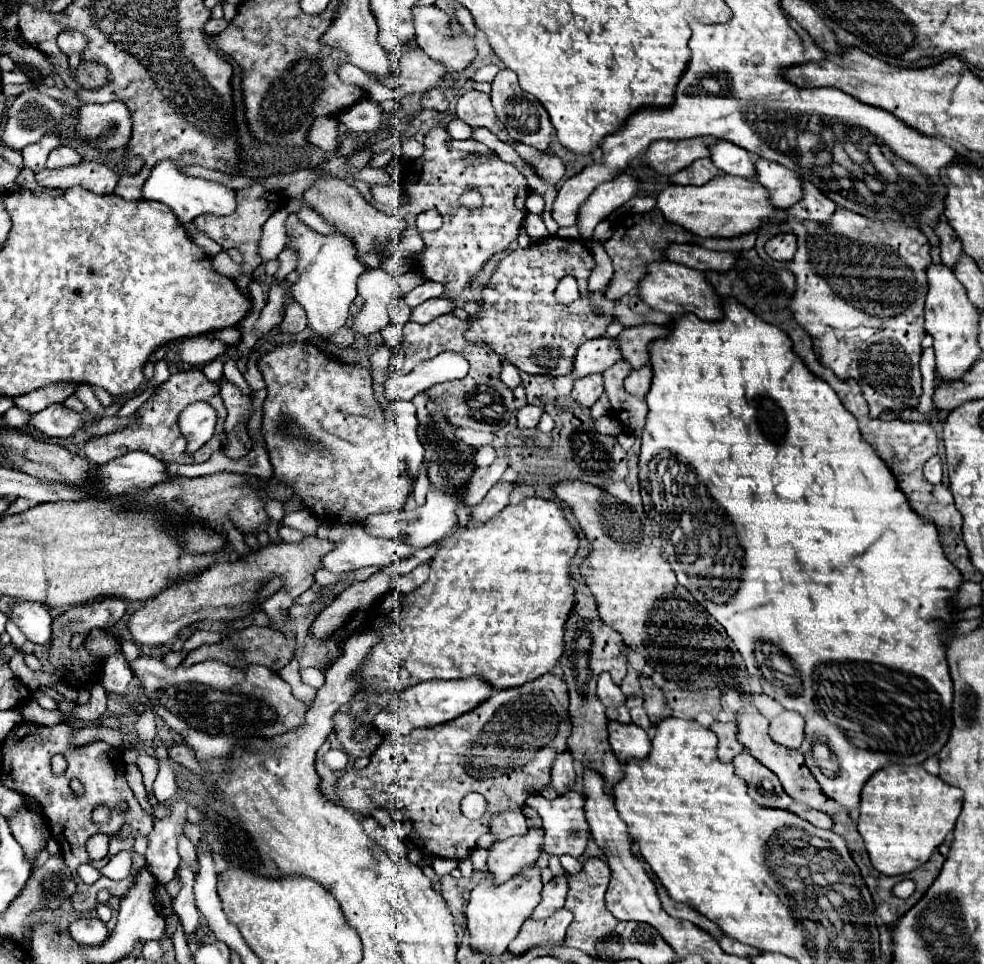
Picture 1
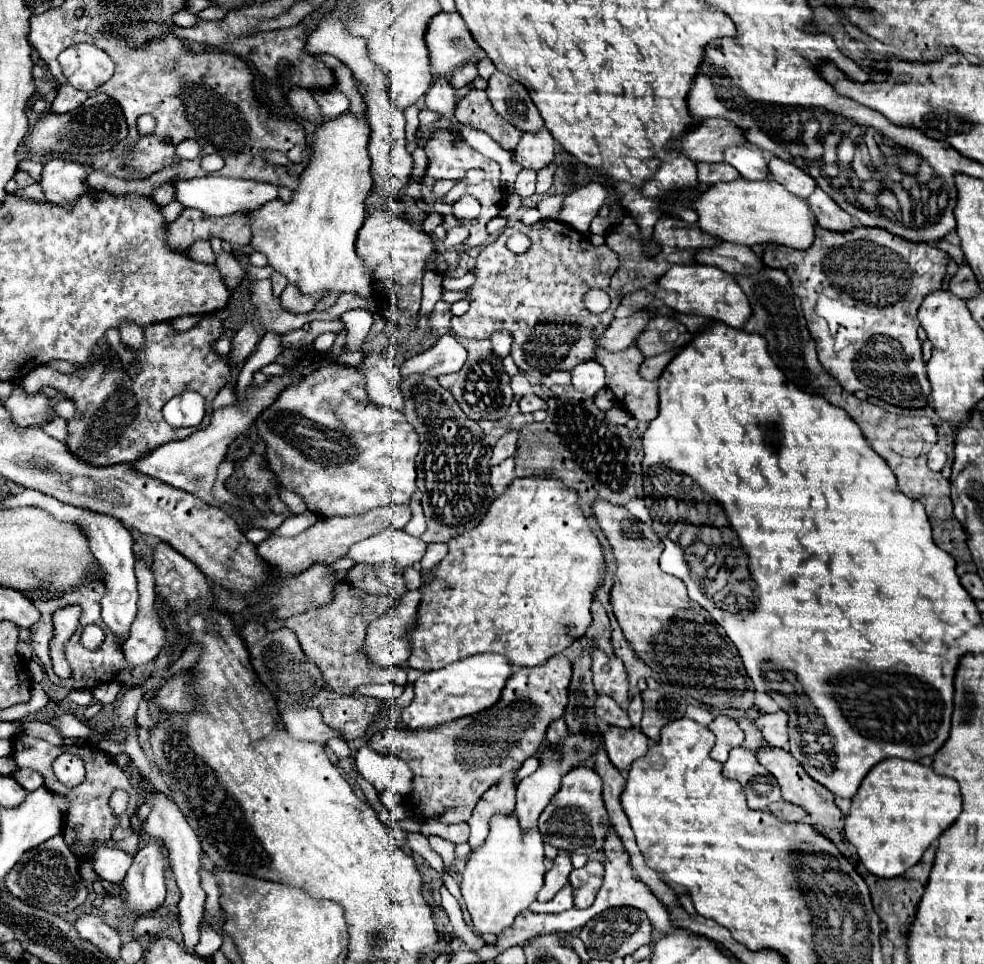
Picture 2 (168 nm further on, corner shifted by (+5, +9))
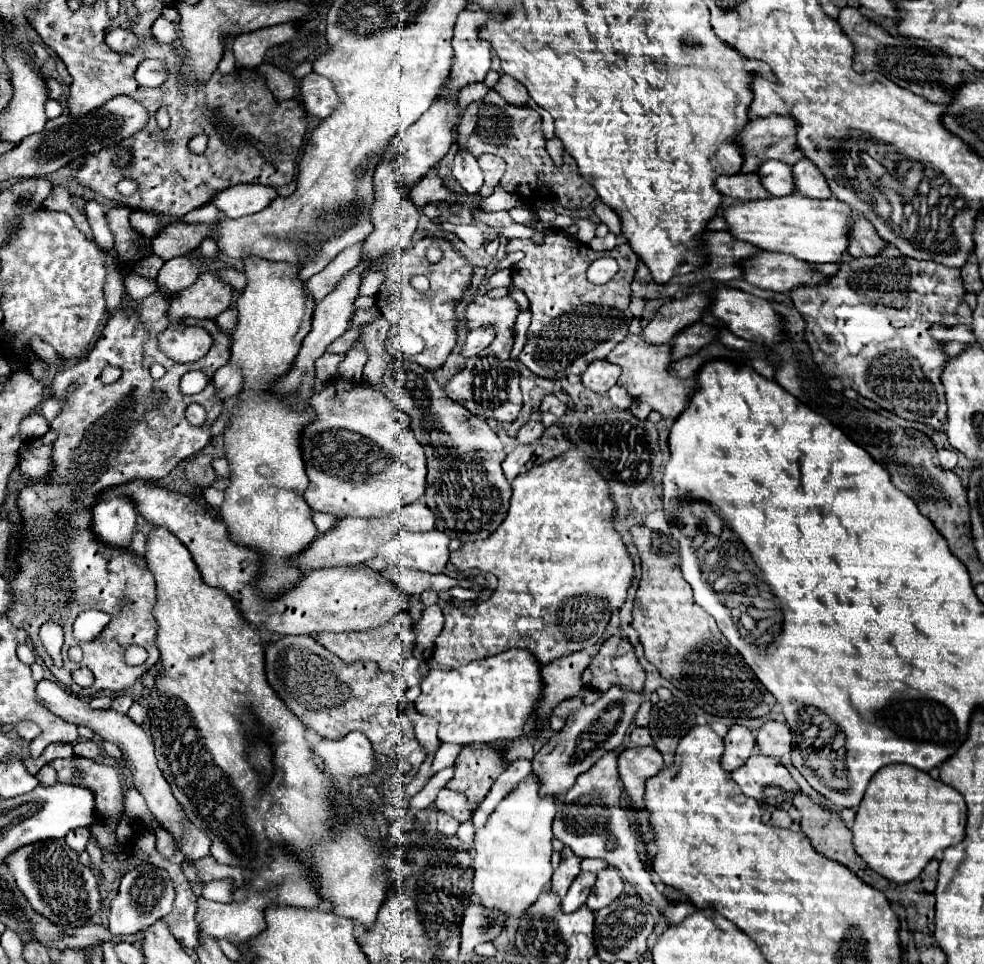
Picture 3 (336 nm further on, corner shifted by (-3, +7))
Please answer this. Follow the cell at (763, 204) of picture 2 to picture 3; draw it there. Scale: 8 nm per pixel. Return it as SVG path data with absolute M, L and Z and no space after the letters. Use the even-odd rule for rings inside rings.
M791 194L785 198L769 198L761 202L747 202L725 210L729 232L737 240L749 242L759 250L791 254L809 264L841 262L841 256L849 248L853 216L855 210L845 202L837 200L835 196L827 200L813 200L801 194Z

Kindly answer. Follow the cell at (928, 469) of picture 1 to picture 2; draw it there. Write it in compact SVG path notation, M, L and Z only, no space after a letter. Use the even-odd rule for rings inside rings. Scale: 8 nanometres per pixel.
M933 448L933 450L929 452L929 460L927 460L927 466L929 466L933 472L939 472L939 470L943 468L945 460L947 460L945 452L941 452L939 448Z

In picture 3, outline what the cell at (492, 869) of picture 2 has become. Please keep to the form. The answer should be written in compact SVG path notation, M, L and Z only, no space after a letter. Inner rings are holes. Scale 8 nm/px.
M531 772L501 800L501 806L493 810L485 826L475 832L473 892L485 908L519 918L549 886L555 812L557 796L541 796L539 780Z

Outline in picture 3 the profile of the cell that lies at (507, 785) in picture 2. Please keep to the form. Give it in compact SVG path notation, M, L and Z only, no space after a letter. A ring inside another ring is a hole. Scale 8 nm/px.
M519 758L505 768L505 772L495 780L489 794L485 796L485 800L473 814L475 828L481 828L485 824L485 818L489 818L489 814L495 810L495 806L501 802L501 798L505 798L505 794L509 794L509 790L513 790L513 786L517 782L527 778L527 774L531 774L531 762L527 758Z

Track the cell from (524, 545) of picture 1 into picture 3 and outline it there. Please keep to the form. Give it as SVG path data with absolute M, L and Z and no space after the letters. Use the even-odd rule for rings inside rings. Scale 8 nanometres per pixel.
M567 450L563 454L559 454L559 458L555 460L549 460L549 462L543 462L539 466L533 466L531 470L527 470L525 474L519 474L515 480L511 483L512 496L510 499L509 514L505 518L505 522L497 528L495 534L491 534L487 540L475 540L475 542L467 542L463 544L461 550L453 552L451 556L451 562L457 564L457 566L465 566L467 568L481 568L485 572L491 572L497 576L499 580L499 586L497 590L491 594L491 598L487 602L481 602L479 606L475 606L473 610L461 610L457 606L445 606L443 614L445 614L445 628L441 632L441 636L437 636L435 640L435 652L433 652L433 662L441 668L459 668L461 664L467 664L471 660L481 660L481 658L489 658L493 654L499 654L499 652L505 652L509 648L517 648L517 646L527 646L527 640L529 640L529 646L527 650L531 650L537 660L541 664L549 664L551 660L559 658L559 656L565 656L565 654L571 654L571 652L577 652L577 650L583 650L583 648L591 648L593 644L601 642L603 640L603 632L605 632L605 626L611 618L611 614L615 610L619 610L623 606L623 602L627 600L627 590L631 586L631 580L635 576L635 570L633 570L633 560L619 536L619 532L613 528L613 516L615 516L615 502L611 500L611 494L609 494L609 488L607 488L607 480L601 476L601 472L597 468L591 466L589 462L591 458L581 452L581 450Z

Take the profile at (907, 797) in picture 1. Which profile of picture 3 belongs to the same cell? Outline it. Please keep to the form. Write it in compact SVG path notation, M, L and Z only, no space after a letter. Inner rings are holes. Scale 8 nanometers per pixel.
M911 766L881 768L869 782L853 824L853 846L871 870L891 882L911 882L937 852L965 838L967 806L957 790Z

